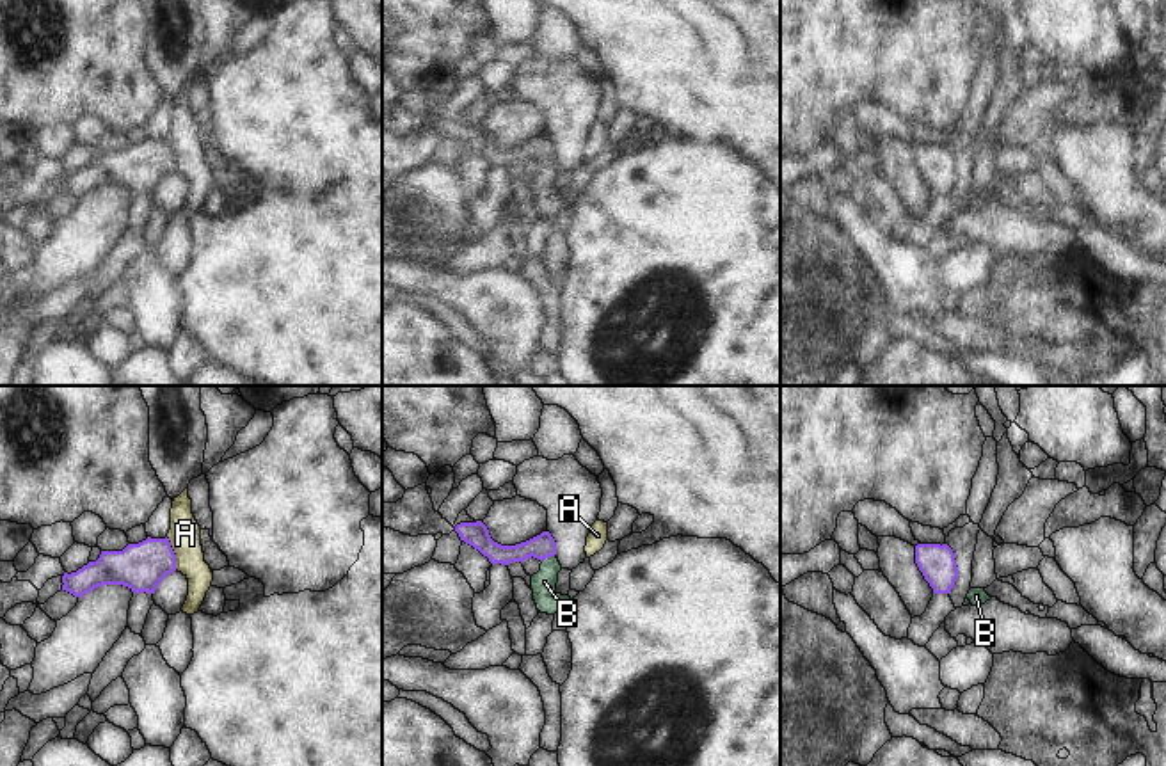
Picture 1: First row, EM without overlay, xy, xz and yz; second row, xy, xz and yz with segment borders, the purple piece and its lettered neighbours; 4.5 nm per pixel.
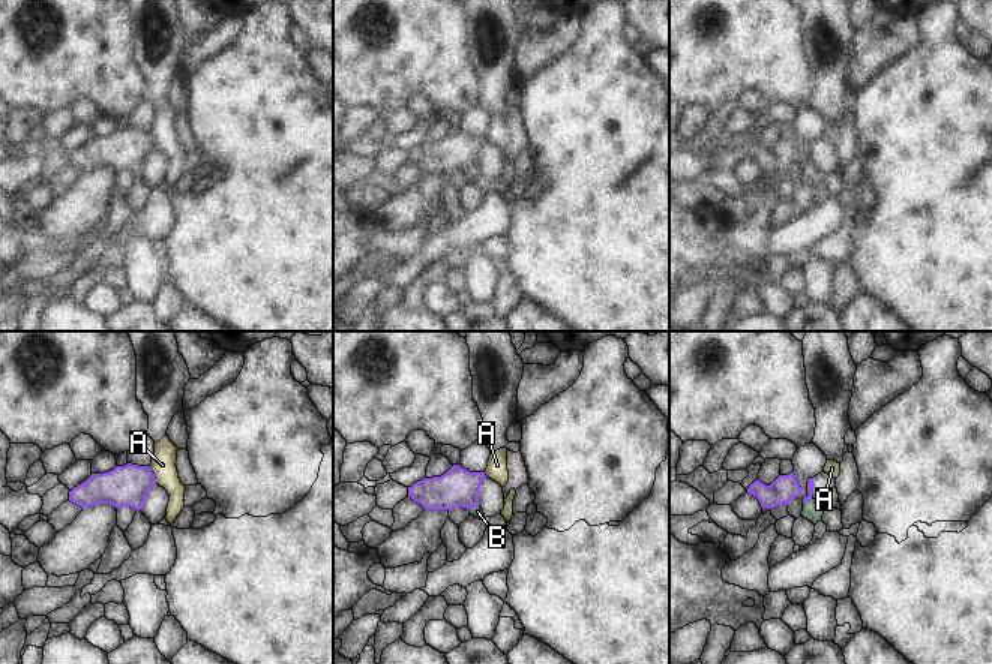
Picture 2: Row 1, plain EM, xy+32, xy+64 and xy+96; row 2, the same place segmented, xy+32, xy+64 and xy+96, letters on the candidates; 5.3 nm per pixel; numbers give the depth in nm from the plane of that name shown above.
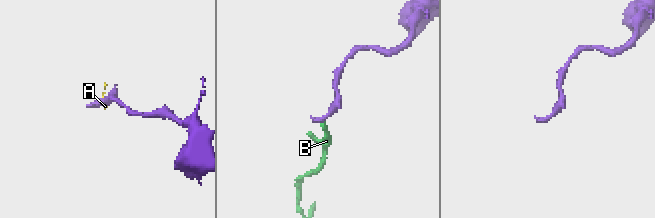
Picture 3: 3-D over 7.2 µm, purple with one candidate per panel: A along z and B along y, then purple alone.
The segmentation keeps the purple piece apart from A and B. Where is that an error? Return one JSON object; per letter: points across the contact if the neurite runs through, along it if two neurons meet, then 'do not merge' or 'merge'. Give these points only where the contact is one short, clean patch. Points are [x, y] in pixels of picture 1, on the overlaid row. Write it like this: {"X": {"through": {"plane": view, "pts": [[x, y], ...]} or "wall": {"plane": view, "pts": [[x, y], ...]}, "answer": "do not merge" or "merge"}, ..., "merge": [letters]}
{"A": {"wall": {"plane": "xy", "pts": [[166, 537], [175, 555], [176, 569]]}, "answer": "do not merge"}, "B": {"through": {"plane": "xz", "pts": [[543, 546], [546, 557], [544, 582]]}, "answer": "merge"}, "merge": ["B"]}

